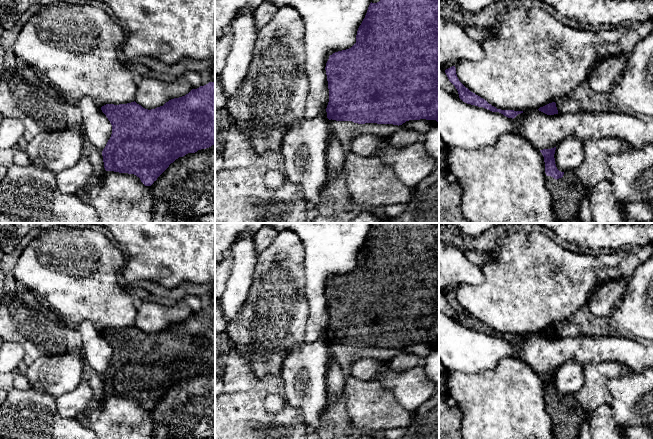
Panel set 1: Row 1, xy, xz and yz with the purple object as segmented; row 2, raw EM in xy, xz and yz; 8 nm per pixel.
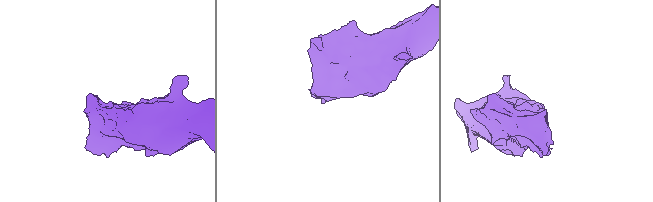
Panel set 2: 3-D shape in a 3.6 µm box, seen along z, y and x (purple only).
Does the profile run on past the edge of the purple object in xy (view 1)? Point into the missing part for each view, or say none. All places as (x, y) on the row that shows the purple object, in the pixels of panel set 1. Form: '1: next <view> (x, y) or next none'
1: next none

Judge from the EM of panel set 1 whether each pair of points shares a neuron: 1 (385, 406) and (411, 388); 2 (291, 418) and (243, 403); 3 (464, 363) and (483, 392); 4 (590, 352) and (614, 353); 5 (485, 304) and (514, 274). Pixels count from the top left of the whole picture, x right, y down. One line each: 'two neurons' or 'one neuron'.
1: two neurons
2: one neuron
3: two neurons
4: one neuron
5: one neuron

